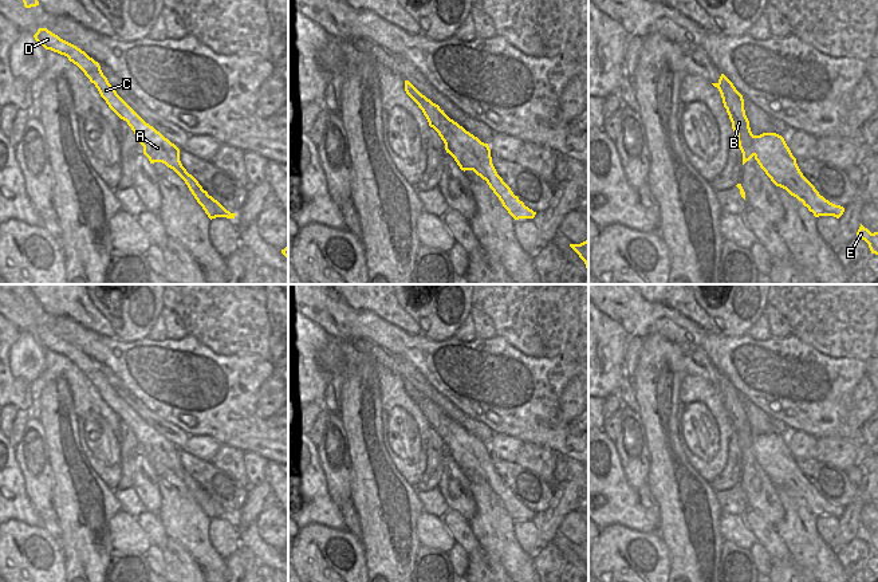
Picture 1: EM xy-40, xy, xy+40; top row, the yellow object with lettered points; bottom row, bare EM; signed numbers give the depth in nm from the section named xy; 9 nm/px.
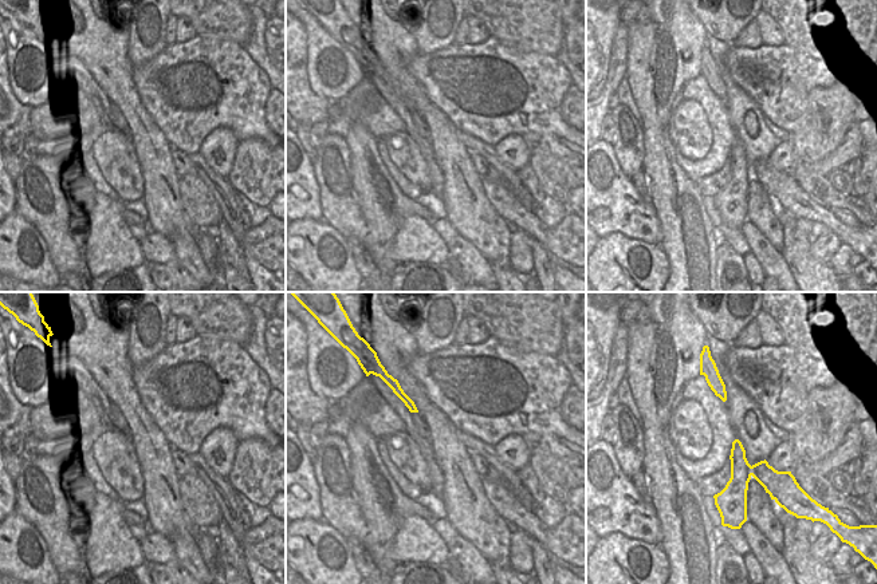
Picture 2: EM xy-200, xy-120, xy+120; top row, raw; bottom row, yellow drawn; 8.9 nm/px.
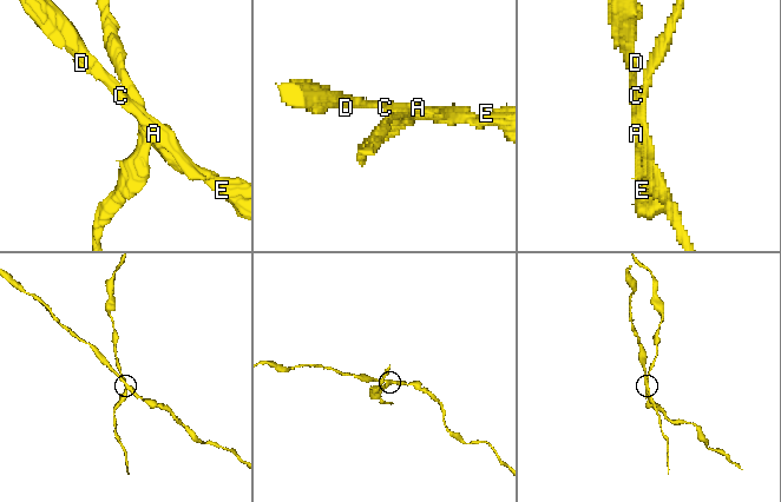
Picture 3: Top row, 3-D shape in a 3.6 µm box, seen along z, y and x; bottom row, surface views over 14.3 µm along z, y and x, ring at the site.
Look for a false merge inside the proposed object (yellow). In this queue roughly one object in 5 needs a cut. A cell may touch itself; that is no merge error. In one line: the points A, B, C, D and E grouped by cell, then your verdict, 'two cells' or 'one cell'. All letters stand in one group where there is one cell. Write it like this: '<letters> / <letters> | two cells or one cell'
A C D E / B | two cells

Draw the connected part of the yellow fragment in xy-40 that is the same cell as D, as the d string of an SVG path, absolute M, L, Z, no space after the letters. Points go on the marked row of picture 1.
M39 28L34 38L46 50L67 56L70 62L76 64L84 72L90 82L95 84L109 107L131 127L138 142L143 146L143 154L149 158L150 164L162 162L168 168L173 169L185 181L189 190L210 220L216 217L235 219L236 213L227 211L217 200L202 189L192 174L186 172L180 161L180 149L153 126L146 123L117 94L107 78L103 75L98 62L76 46L60 39L47 28Z

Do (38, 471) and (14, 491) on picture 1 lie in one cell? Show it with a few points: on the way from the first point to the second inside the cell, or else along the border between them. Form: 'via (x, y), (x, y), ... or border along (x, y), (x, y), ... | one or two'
border along (14, 452), (24, 480), (24, 491), (36, 511) | two

